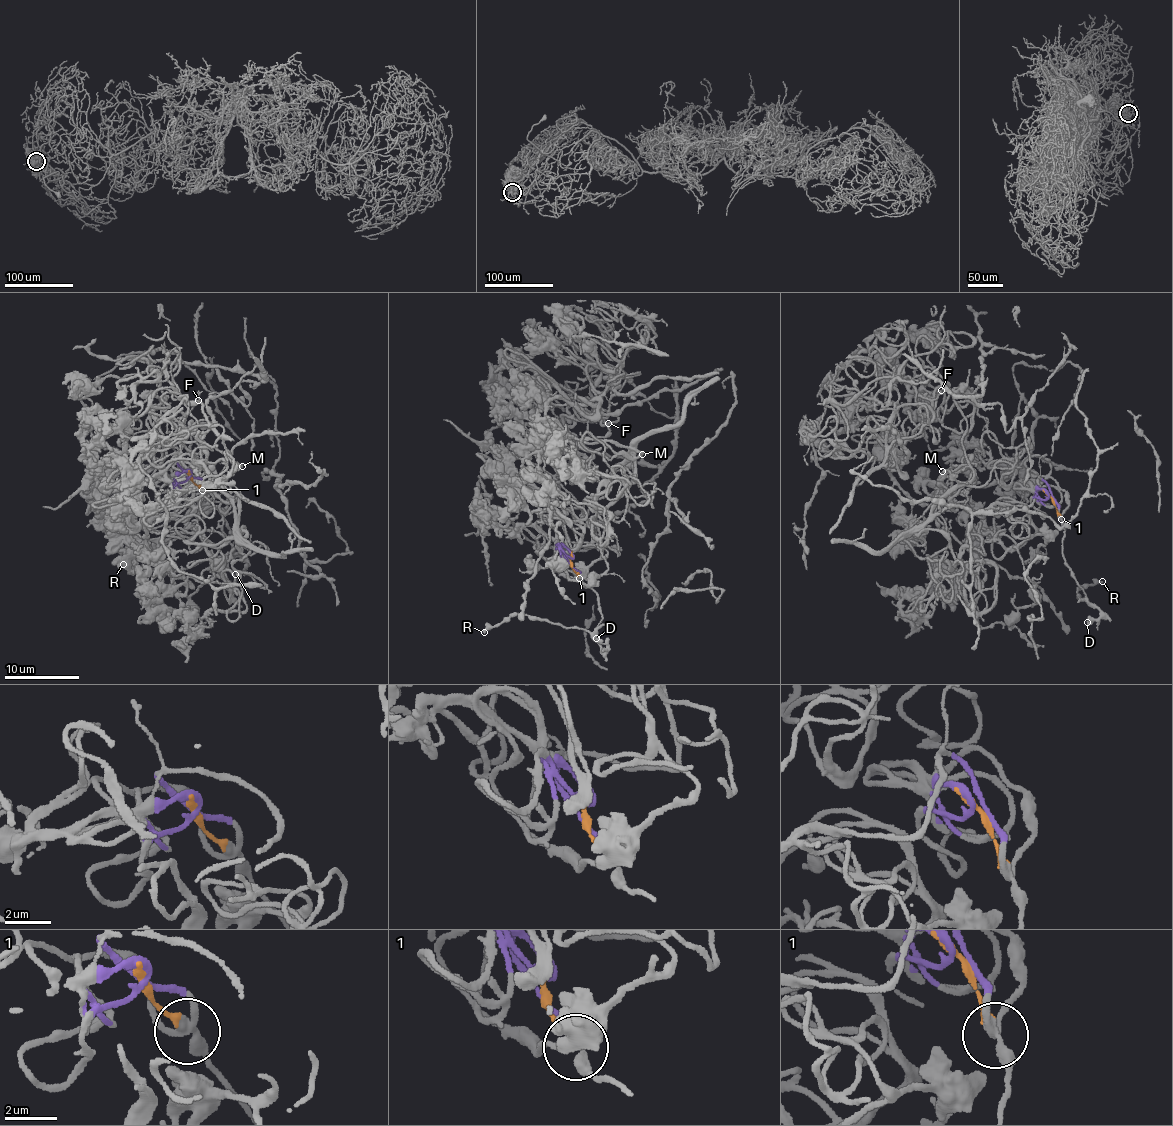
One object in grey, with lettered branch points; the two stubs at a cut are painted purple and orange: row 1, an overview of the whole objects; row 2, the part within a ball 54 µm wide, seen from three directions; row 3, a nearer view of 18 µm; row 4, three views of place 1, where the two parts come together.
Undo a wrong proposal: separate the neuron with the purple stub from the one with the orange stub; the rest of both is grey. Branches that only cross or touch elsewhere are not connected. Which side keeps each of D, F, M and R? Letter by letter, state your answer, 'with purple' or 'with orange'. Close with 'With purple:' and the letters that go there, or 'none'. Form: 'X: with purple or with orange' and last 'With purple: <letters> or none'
D: with orange
F: with purple
M: with purple
R: with orange
With purple: F, M

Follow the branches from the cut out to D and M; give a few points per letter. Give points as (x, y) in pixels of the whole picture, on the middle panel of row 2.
D: (570, 560), (580, 581), (593, 590), (597, 599), (600, 620), (596, 640), (601, 647), (605, 645), (595, 639)
M: (570, 558), (562, 551), (567, 542), (601, 544), (596, 517), (632, 479), (631, 457), (614, 470), (642, 453)

